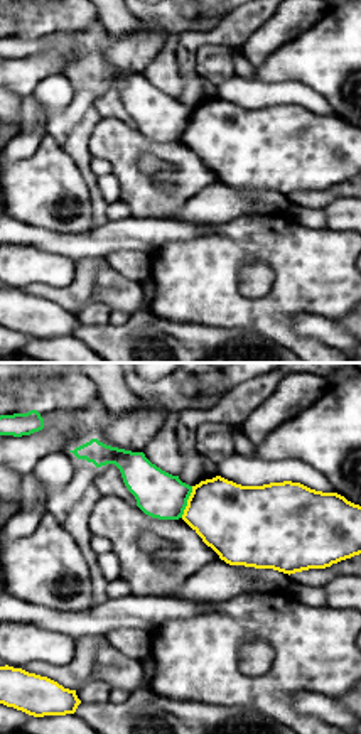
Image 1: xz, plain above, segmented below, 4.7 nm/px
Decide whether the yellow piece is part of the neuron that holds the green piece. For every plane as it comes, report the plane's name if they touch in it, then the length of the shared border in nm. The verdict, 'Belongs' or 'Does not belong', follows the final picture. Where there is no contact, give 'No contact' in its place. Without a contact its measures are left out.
Touches green in xz. Shared border 160 nm

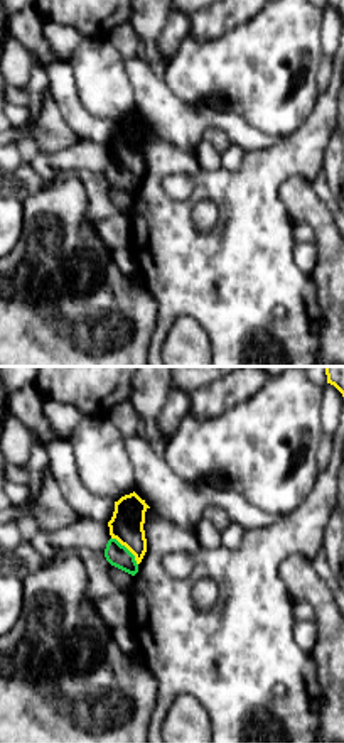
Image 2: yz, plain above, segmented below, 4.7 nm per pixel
Touches green in yz. Shared border 180 nm

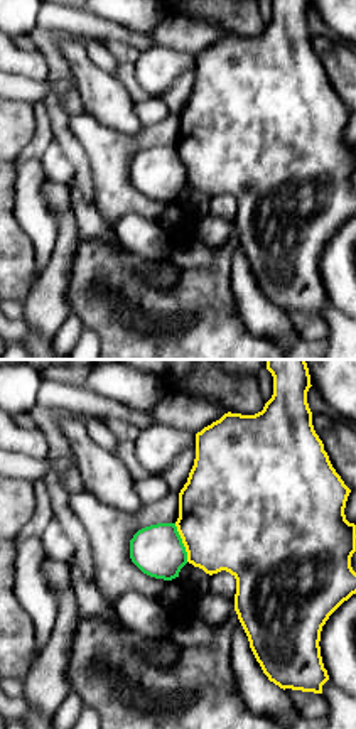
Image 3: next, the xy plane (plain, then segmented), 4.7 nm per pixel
Touches green in xy. Shared border 200 nm

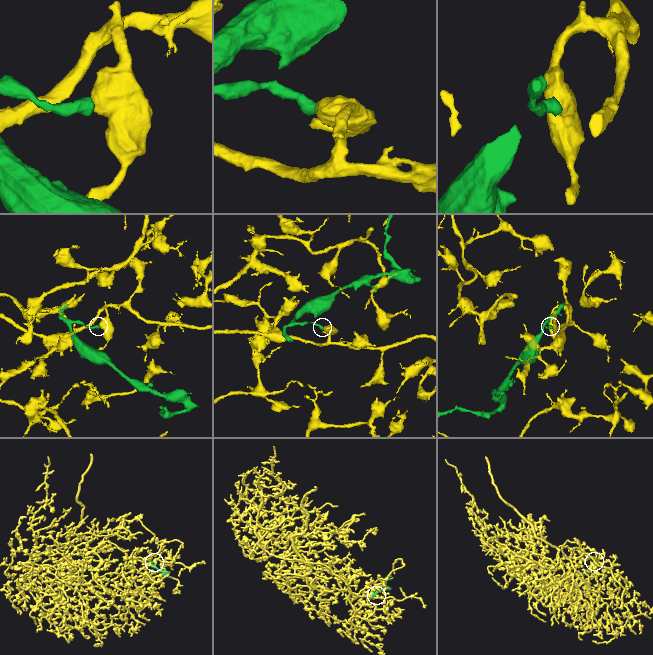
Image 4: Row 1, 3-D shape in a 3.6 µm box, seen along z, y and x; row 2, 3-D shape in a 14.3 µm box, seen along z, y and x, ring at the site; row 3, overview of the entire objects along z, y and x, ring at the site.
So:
Does not belong

